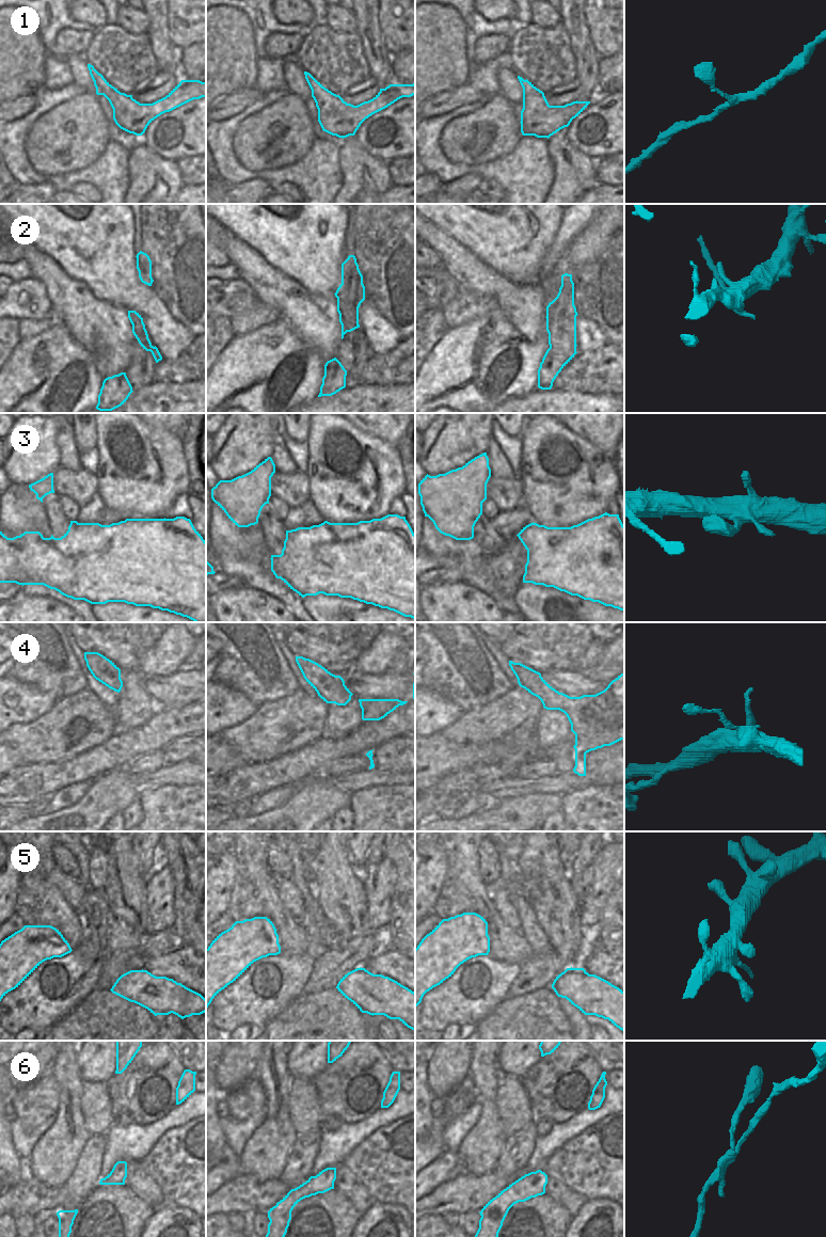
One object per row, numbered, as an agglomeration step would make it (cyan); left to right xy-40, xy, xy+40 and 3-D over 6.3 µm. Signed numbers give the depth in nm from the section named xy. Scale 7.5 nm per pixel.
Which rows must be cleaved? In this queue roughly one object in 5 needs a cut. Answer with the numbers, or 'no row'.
2

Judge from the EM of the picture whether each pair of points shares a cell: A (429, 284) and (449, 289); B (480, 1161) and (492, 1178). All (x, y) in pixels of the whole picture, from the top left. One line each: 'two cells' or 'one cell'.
A: two cells
B: two cells

